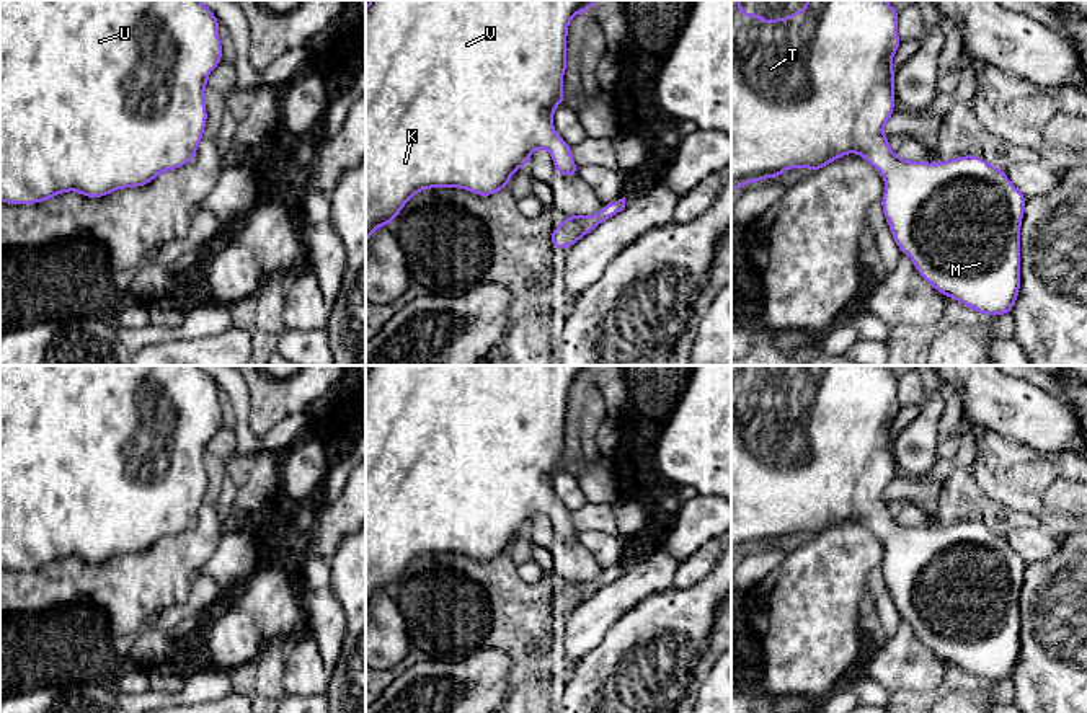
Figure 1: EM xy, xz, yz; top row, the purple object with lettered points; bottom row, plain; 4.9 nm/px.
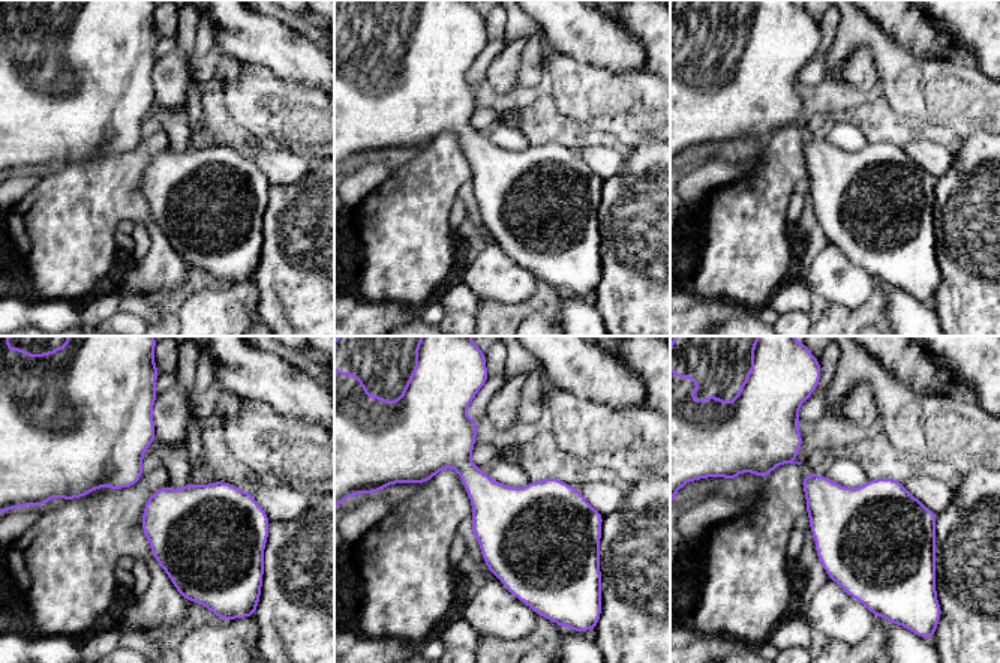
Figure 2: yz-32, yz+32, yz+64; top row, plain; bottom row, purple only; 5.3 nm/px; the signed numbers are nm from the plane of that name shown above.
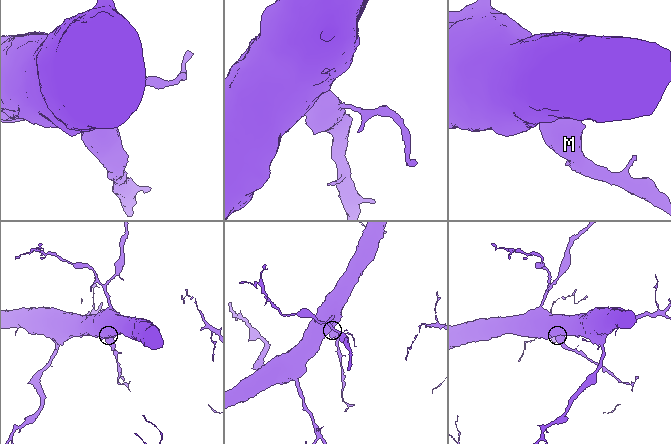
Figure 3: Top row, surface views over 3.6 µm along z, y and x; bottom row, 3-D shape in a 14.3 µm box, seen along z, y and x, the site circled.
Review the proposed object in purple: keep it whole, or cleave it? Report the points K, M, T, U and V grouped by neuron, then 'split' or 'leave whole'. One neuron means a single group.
K M T U V | leave whole

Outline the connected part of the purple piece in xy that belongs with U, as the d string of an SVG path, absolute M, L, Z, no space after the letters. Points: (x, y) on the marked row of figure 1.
M0 0L0 201L24 206L69 191L104 197L118 189L145 186L163 171L188 165L204 139L204 91L220 60L219 20L199 0Z

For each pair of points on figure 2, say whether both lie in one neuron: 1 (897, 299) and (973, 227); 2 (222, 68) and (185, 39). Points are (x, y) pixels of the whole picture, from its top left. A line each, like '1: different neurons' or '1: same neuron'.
1: different neurons
2: different neurons

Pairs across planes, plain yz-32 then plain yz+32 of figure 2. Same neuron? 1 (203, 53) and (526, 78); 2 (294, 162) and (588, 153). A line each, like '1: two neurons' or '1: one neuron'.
1: one neuron
2: one neuron

